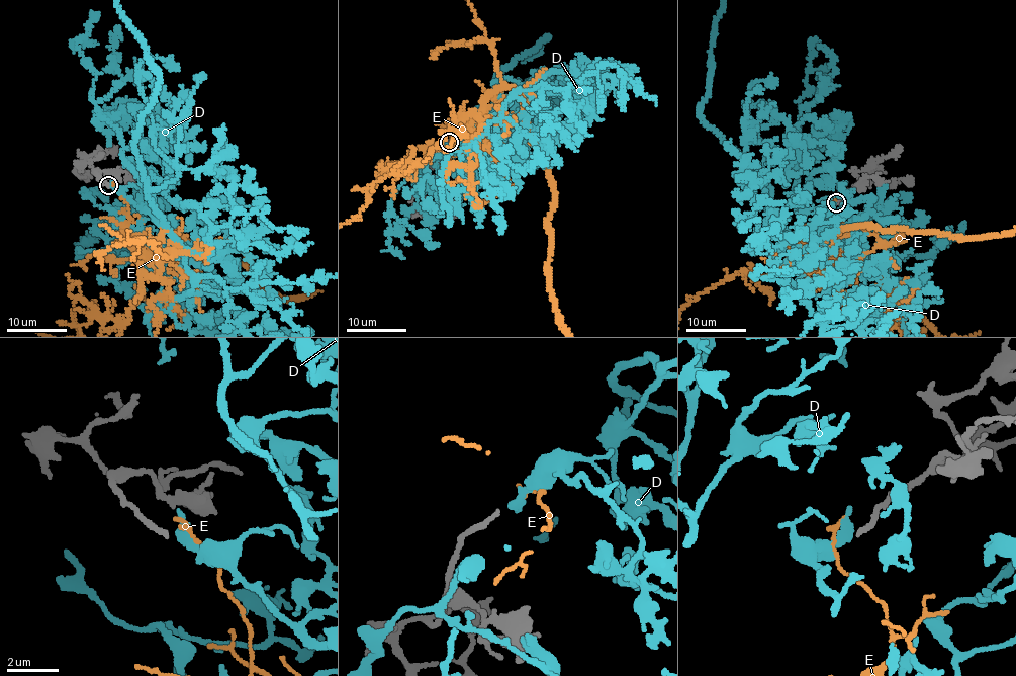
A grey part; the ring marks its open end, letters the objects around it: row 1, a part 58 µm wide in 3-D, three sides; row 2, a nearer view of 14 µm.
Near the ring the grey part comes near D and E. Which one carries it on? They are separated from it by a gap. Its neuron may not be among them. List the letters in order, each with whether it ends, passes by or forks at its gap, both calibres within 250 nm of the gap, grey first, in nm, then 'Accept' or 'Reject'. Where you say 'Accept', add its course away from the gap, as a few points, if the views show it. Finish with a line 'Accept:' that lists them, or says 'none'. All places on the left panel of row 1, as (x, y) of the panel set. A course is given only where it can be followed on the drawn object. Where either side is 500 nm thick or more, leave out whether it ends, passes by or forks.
D: It ends there. Thickness 170 nm (grey) against 360 nm. Accept
E: It ends there. Thickness 170 nm (grey) against 140 nm. Reject
Accept: D

